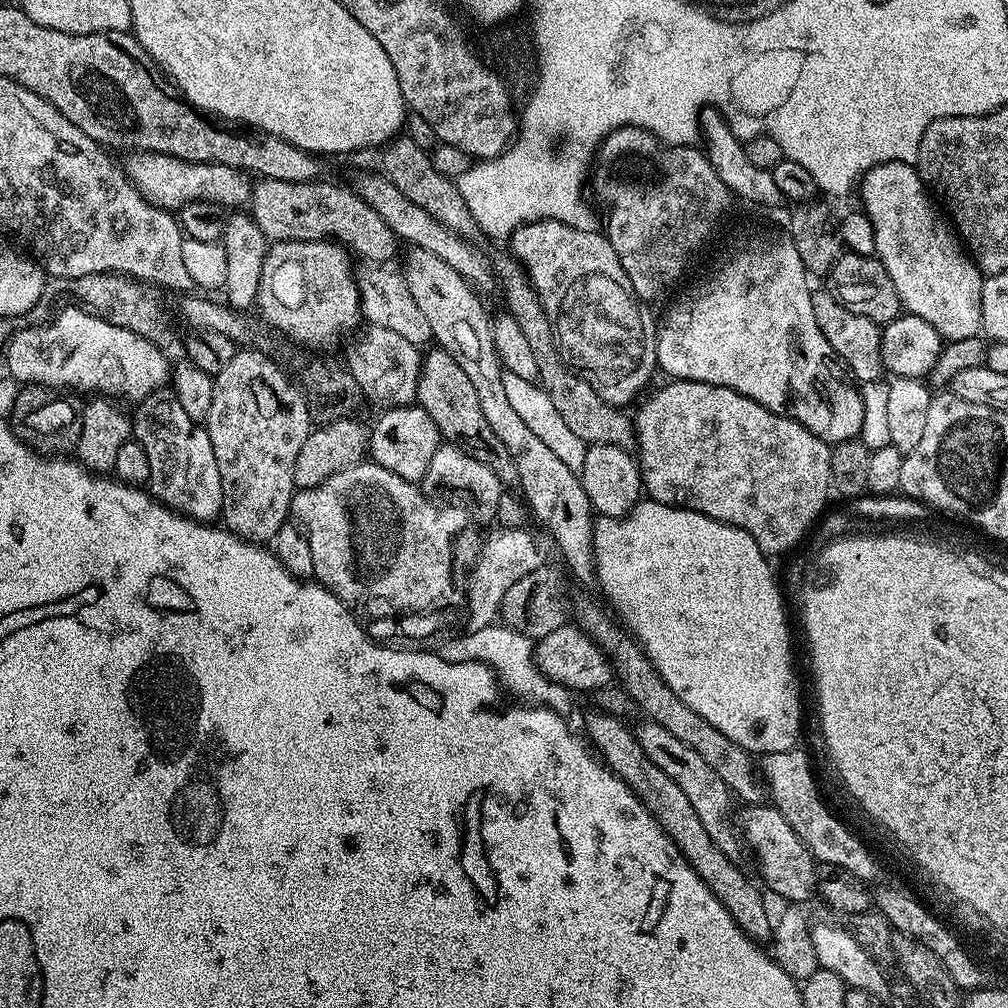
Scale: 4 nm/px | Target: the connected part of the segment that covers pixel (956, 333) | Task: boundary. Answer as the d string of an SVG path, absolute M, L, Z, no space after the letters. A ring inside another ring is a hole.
M897 160L879 164L864 173L859 188L862 210L874 226L875 257L886 266L903 311L926 318L948 342L980 336L984 276L964 244L954 238L949 221L936 213L917 169Z

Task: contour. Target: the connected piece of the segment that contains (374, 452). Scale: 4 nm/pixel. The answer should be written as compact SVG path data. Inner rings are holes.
M415 403L390 408L381 413L376 425L371 425L368 438L371 463L398 474L398 478L406 478L413 482L423 481L430 470L434 454L442 443L438 426L434 426L434 418L430 418L430 414L426 414L426 410Z

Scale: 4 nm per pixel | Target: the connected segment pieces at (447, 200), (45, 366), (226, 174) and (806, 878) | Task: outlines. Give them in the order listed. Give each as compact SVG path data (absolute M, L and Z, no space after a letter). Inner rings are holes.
M401 134L383 145L380 154L379 167L384 175L390 182L394 182L394 186L398 186L398 190L402 190L402 194L406 194L406 198L410 198L410 202L414 202L414 206L422 206L430 218L442 222L442 226L454 234L465 238L477 235L478 227L470 214L470 206L466 206L466 200L462 198L455 179L443 176L435 169L432 157L425 148L416 145L407 134Z
M71 306L65 312L60 312L51 317L47 324L38 324L21 328L19 332L13 334L12 339L6 345L8 351L8 372L7 375L11 379L25 384L41 384L47 388L55 388L57 390L67 390L69 393L77 394L76 392L92 392L88 394L103 394L108 398L115 398L117 401L125 402L124 400L132 400L131 402L139 402L152 392L159 392L169 383L170 380L170 361L164 357L165 349L159 344L150 342L146 338L142 338L142 334L134 334L134 330L126 330L122 326L114 326L110 322L106 322L102 317L95 315L79 306Z
M133 151L126 163L129 180L150 204L159 208L179 210L188 203L202 200L219 205L224 210L236 210L247 205L252 198L253 177L249 173L225 164L207 164L179 160L157 152Z
M771 803L754 804L743 809L745 812L738 816L738 828L742 833L742 840L745 845L752 847L752 852L756 855L756 864L760 867L760 876L768 883L767 891L773 892L776 896L788 900L784 902L804 902L800 900L808 900L818 888L818 861L813 856L811 850L802 842L802 838L798 838L798 834L794 834L794 826L790 826L790 822L786 822L786 818L782 818L782 814Z

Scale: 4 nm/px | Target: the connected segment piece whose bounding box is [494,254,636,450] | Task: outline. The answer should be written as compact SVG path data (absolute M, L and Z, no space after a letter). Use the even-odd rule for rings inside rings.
M505 254L500 257L497 255L494 260L494 271L499 287L502 292L504 288L504 296L512 307L510 315L518 322L518 330L522 330L530 350L534 350L534 362L538 362L540 375L538 383L550 398L550 402L554 402L562 422L566 422L566 427L572 433L578 434L578 438L582 438L587 445L609 444L618 448L635 449L636 425L633 417L629 413L627 416L627 411L616 408L613 404L602 402L602 398L594 394L590 382L586 382L568 368L564 359L560 357L560 352L556 349L556 335L552 323L544 312L534 286L528 283L528 273L525 272L524 265L511 255Z

